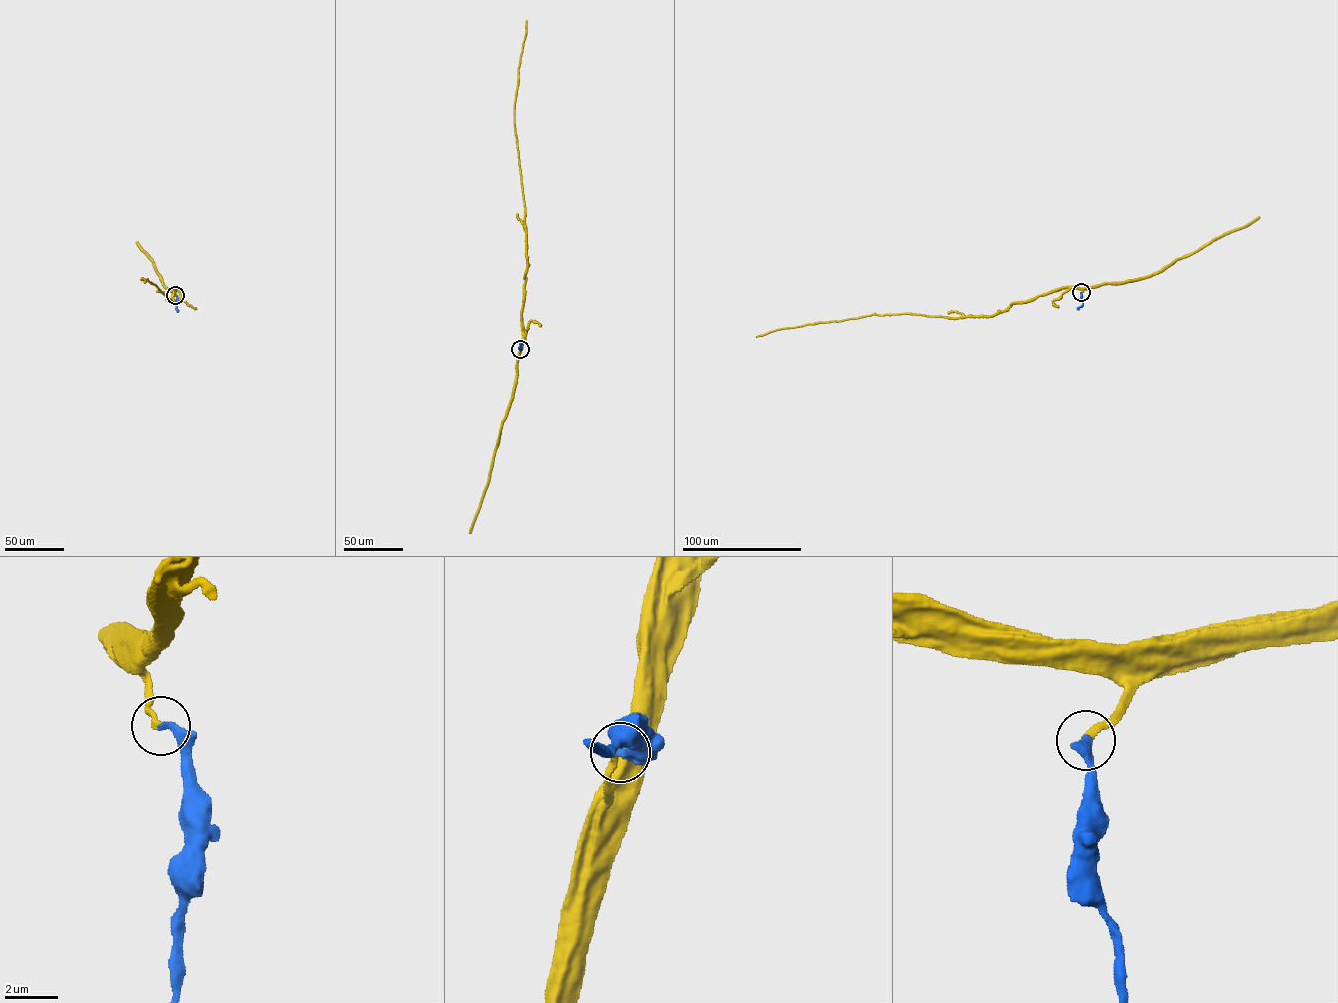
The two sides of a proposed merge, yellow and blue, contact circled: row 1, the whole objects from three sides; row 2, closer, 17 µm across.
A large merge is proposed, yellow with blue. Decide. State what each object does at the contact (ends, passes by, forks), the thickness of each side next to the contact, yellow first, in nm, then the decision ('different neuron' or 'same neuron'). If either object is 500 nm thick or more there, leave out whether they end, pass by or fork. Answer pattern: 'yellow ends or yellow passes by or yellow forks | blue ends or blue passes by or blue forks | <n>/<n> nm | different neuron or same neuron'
yellow ends | blue ends | 240/300 nm | same neuron

